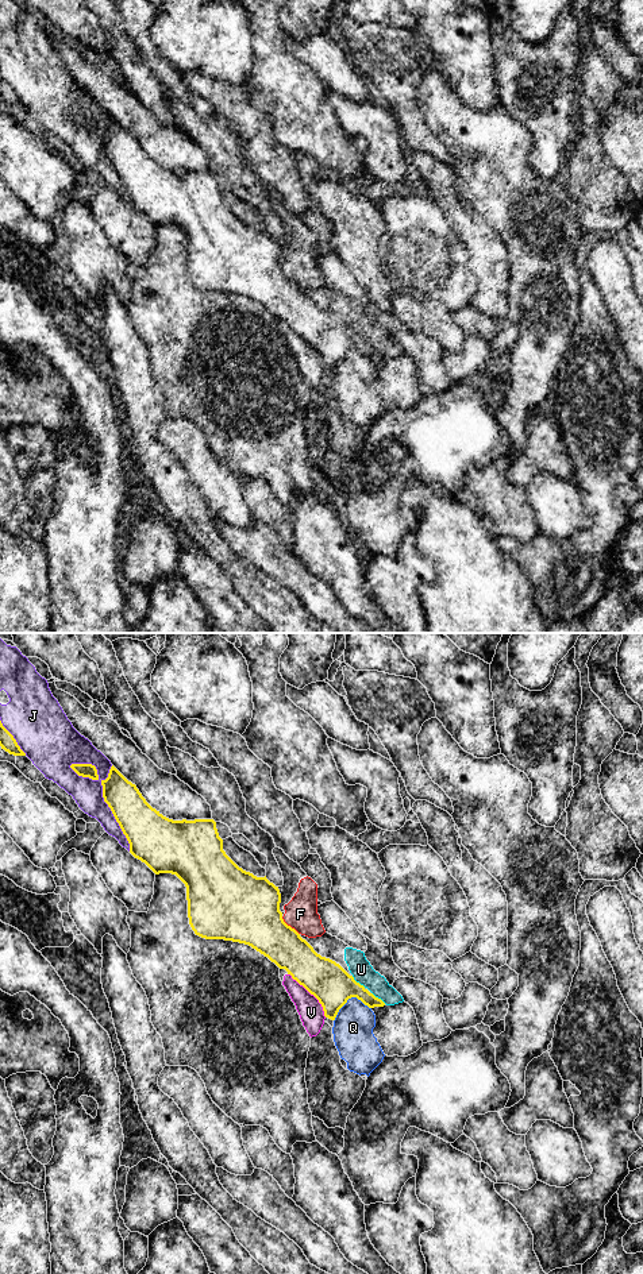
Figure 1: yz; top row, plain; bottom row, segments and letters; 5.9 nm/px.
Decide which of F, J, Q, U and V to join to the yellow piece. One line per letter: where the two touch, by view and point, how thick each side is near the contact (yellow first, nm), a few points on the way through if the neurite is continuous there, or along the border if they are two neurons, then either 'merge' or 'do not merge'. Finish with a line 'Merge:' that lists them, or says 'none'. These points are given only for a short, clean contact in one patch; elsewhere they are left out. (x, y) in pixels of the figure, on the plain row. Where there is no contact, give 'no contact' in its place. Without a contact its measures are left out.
F: yz (289, 278) | 360/190 nm | do not merge
J: yz (104, 151) | 240/180 nm | do not merge
Q: yz (349, 350) | 240/240 nm | do not merge
U: yz (358, 335) | 240/130 nm | do not merge
V: yz (311, 346) | 240/150 nm | do not merge
Merge: none

